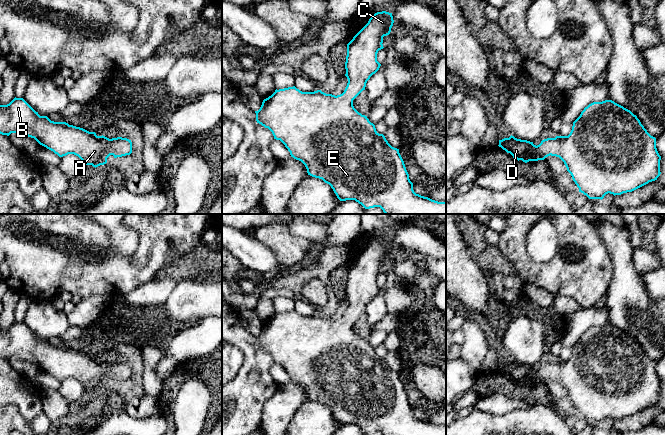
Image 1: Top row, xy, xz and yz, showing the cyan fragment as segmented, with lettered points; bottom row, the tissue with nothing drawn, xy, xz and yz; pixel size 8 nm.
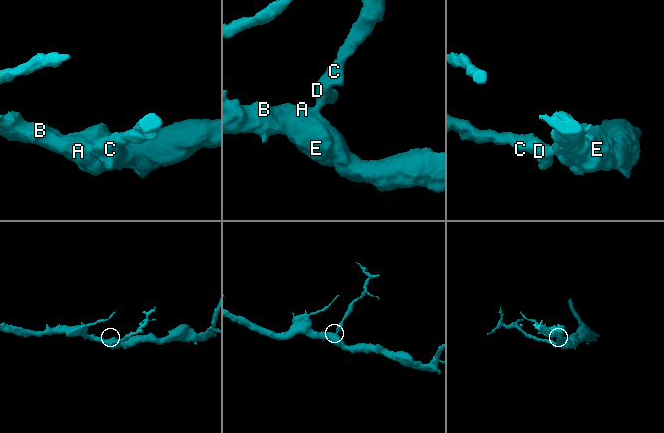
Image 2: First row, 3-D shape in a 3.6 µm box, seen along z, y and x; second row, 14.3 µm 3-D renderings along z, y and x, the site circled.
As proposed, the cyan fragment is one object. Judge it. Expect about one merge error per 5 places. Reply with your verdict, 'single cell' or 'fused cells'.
single cell

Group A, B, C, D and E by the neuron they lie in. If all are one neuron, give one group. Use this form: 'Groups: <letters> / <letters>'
Groups: A B C D E

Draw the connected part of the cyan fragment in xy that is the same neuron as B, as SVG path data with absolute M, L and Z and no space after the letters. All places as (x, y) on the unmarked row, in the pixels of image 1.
M15 321L9 328L0 329L0 358L11 357L34 362L59 381L74 378L95 392L106 388L110 379L117 382L132 377L131 364L109 363L66 346L51 345L40 340L23 322Z

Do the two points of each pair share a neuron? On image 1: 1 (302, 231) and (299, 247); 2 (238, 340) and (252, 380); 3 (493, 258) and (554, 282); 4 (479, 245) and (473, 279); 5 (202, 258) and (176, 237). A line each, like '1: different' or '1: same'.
1: different
2: same
3: different
4: different
5: different

